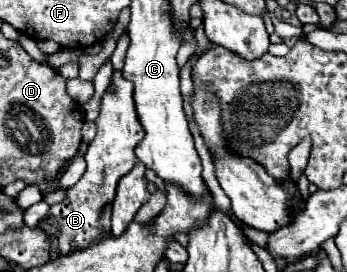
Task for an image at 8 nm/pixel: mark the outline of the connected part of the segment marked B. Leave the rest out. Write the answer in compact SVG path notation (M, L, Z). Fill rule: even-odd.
M114 72L112 76L112 90L106 90L100 106L100 116L96 120L98 134L90 142L86 152L88 168L84 176L78 180L76 186L66 190L66 200L60 204L50 206L48 214L38 222L38 226L50 236L56 238L58 254L66 256L76 250L84 250L92 244L96 244L100 238L106 236L104 226L100 224L102 206L108 206L114 200L118 180L126 176L138 162L134 148L138 142L142 142L142 124L138 122L138 114L134 110L134 98L132 98L132 84L122 78L120 72ZM52 218L54 222L48 222Z

